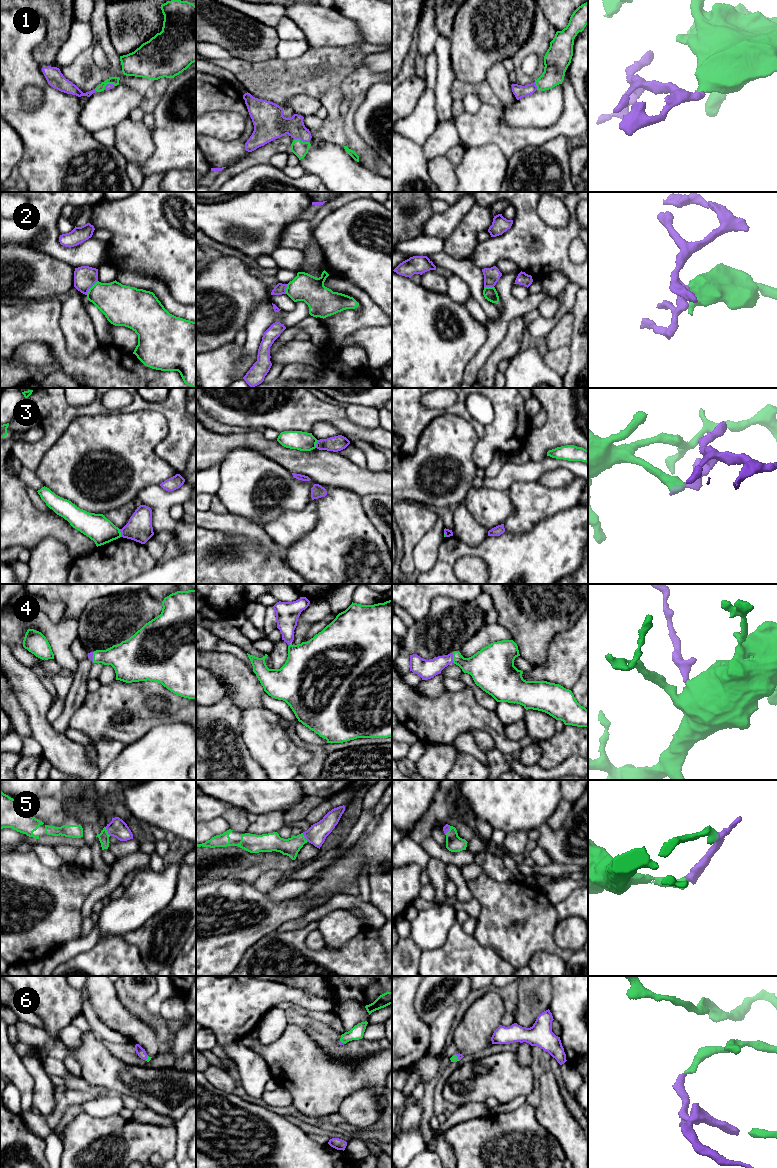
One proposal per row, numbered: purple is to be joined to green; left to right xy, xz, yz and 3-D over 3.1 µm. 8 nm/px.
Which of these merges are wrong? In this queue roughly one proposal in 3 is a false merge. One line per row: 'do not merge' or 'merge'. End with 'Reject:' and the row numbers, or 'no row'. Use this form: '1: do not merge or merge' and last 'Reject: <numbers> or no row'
1: merge
2: do not merge
3: do not merge
4: merge
5: merge
6: merge
Reject: 2, 3

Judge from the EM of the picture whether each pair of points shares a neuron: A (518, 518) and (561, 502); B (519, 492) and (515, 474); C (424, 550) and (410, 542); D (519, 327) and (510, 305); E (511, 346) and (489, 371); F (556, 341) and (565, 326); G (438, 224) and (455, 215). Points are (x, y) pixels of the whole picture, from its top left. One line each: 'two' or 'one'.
A: one
B: two
C: two
D: two
E: one
F: one
G: one

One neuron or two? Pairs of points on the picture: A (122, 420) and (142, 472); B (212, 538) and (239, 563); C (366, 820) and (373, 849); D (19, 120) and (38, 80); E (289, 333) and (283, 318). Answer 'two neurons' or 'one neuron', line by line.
A: one neuron
B: one neuron
C: two neurons
D: one neuron
E: two neurons

